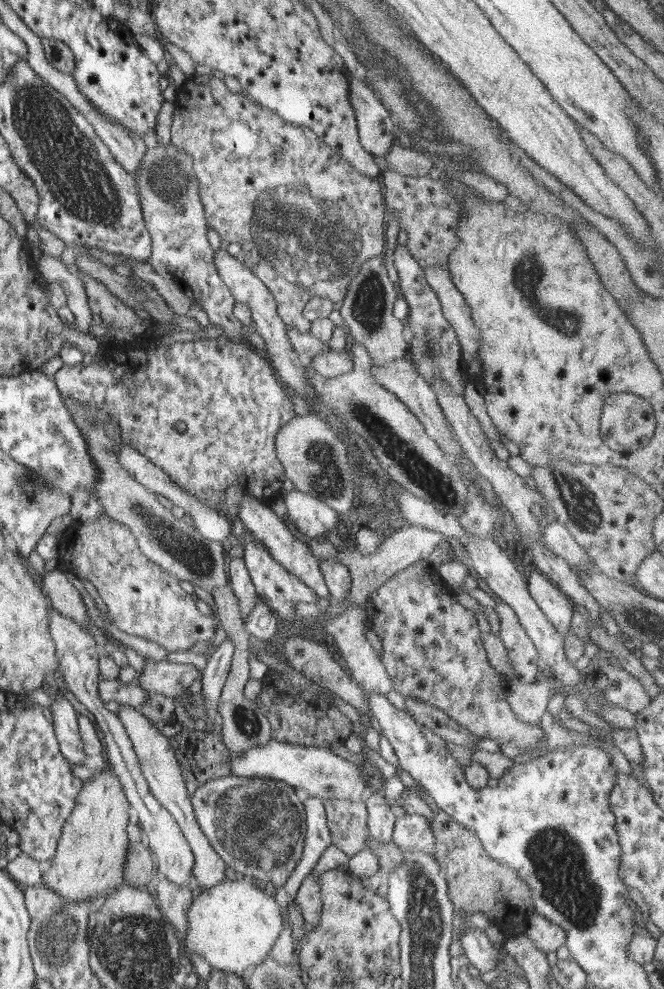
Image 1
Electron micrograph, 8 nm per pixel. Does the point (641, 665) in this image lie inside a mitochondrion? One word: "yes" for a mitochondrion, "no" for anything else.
no

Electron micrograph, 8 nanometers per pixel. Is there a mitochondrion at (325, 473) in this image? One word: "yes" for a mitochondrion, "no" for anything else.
yes

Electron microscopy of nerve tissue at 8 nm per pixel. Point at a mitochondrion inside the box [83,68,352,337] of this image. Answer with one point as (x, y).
(166, 184)

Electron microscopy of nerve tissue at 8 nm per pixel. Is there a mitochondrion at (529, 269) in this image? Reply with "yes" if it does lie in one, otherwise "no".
yes

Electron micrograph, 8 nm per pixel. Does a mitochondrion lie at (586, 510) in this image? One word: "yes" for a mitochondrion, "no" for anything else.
yes

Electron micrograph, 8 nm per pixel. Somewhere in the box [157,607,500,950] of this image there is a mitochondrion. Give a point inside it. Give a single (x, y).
(258, 827)

